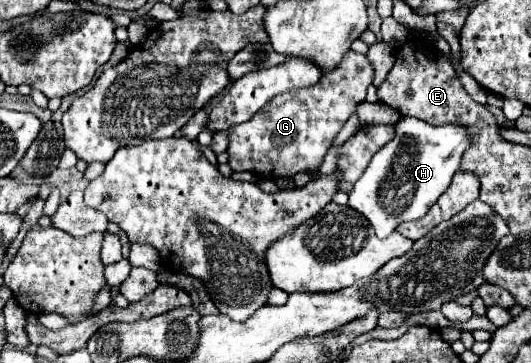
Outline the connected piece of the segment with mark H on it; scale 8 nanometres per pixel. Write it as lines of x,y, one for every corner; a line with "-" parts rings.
401,117
395,125
395,139
389,141
385,147
381,147
365,173
359,177
359,181
353,185
349,193
349,207
359,211
369,219
375,233
383,239
391,231
395,231
403,221
417,221
423,217
429,207
439,199
439,195
449,187
451,177
457,173
461,163
461,153
465,153
471,147
471,133
465,125
449,123
449,125
429,125
417,117

